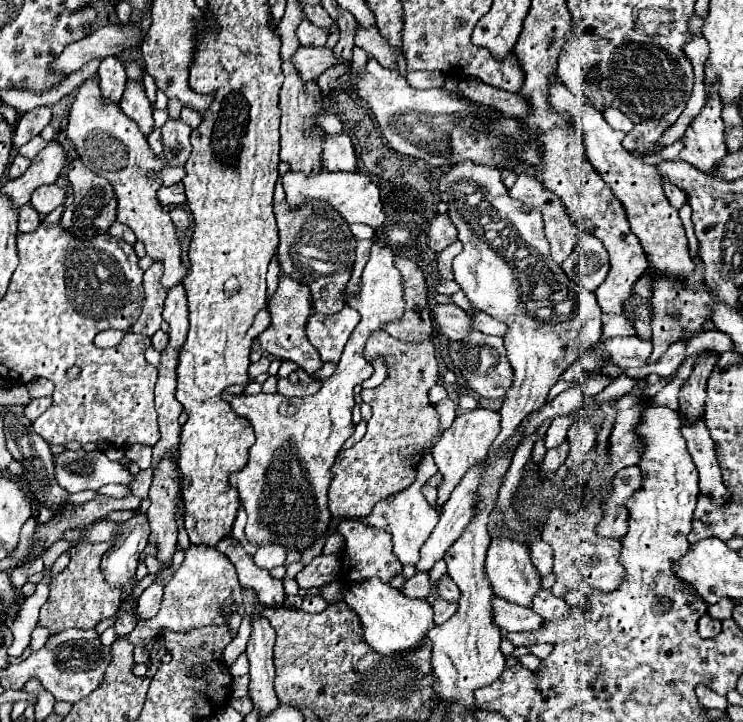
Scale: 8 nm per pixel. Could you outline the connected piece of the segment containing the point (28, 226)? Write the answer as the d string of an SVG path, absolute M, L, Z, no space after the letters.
M27 203L23 207L19 207L19 233L29 233L35 231L41 225L39 213Z

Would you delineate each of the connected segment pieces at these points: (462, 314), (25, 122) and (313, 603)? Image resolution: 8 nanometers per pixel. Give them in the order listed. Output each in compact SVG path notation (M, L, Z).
M435 305L433 319L439 325L441 333L445 333L453 341L463 341L473 331L471 315L457 305Z
M37 107L35 111L21 115L17 129L13 133L13 145L21 147L21 145L29 143L35 135L41 133L41 129L45 125L49 125L49 121L51 121L51 109L49 107Z
M315 595L315 597L303 597L301 611L305 611L305 613L319 613L319 611L323 611L325 607L327 607L325 599L319 597L319 595Z

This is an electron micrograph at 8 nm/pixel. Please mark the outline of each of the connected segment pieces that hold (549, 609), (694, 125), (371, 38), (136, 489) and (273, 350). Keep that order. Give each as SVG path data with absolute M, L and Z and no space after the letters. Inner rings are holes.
M539 591L533 599L533 605L531 609L541 615L543 619L547 621L555 621L555 619L565 619L565 615L569 613L569 603L565 599L559 599L559 597L553 597L551 591Z
M711 87L711 99L703 105L701 113L691 121L691 125L685 131L685 149L681 151L681 159L697 167L699 171L707 175L715 175L719 169L719 159L727 155L727 145L725 145L725 127L721 119L721 101Z
M373 25L369 29L359 27L355 33L355 45L359 45L361 49L365 49L367 55L375 57L383 67L387 69L397 69L395 63L399 59L397 51L391 51L387 39L383 39L383 35L379 35L379 29Z
M143 469L143 471L137 473L135 481L133 481L129 487L133 489L133 495L137 495L139 499L145 499L147 493L149 493L151 481L153 481L153 471L151 471L151 469Z
M279 275L279 289L273 295L271 303L269 303L269 313L271 313L271 325L257 337L261 347L277 357L277 359L289 359L295 361L299 367L303 367L309 375L315 375L321 367L323 361L319 359L319 351L315 351L315 347L311 347L307 333L305 333L305 325L307 319L313 315L313 303L311 303L311 289L303 283L293 281L287 275Z

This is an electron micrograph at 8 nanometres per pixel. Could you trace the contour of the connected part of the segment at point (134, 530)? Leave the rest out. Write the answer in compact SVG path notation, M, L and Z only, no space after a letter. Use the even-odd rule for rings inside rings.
M135 515L131 517L129 521L125 521L123 525L121 523L113 523L109 519L95 519L93 523L89 525L83 525L83 527L77 527L77 529L71 529L71 531L65 531L65 541L77 541L77 543L83 543L83 541L91 541L91 543L103 543L103 541L109 541L111 543L111 549L103 555L103 561L101 561L101 571L103 571L103 577L107 581L107 585L113 585L113 587L125 587L133 581L135 577L135 571L137 571L137 563L139 563L139 555L143 553L145 545L147 545L147 537L149 537L149 527L147 527L147 517L145 515Z

